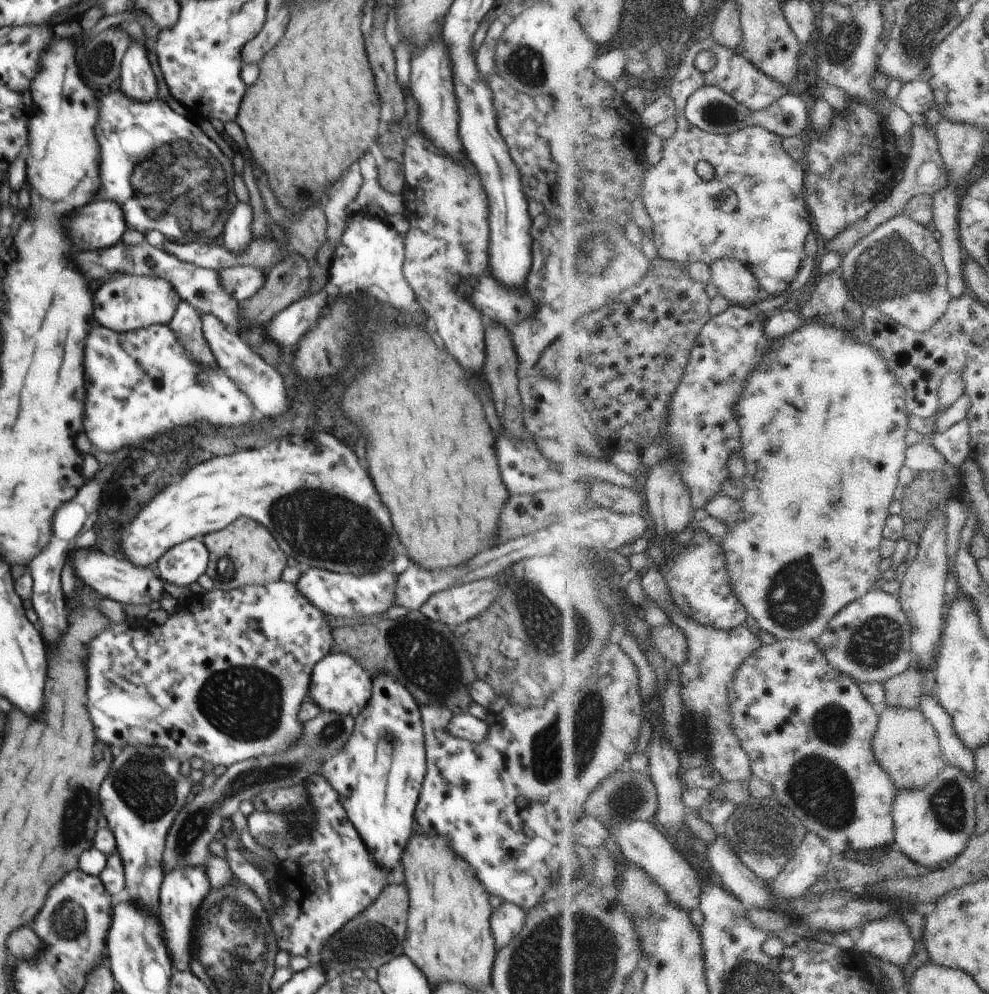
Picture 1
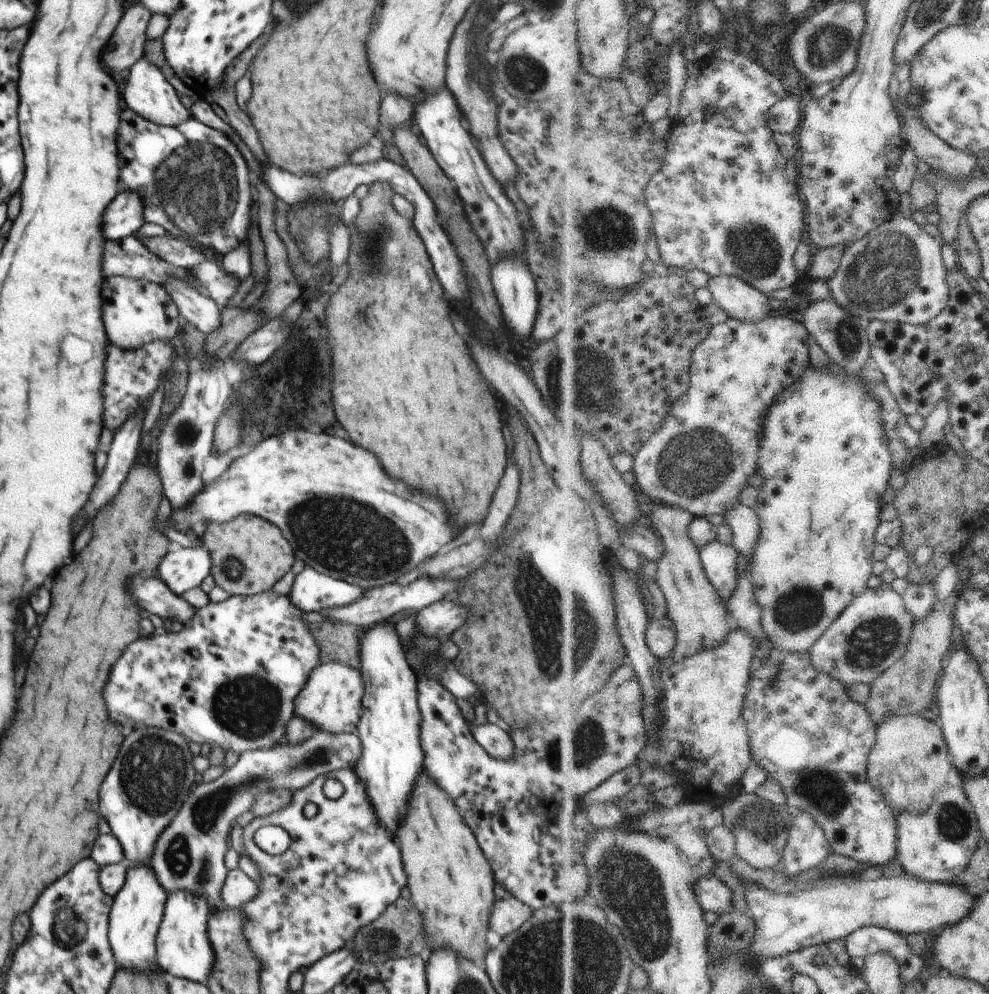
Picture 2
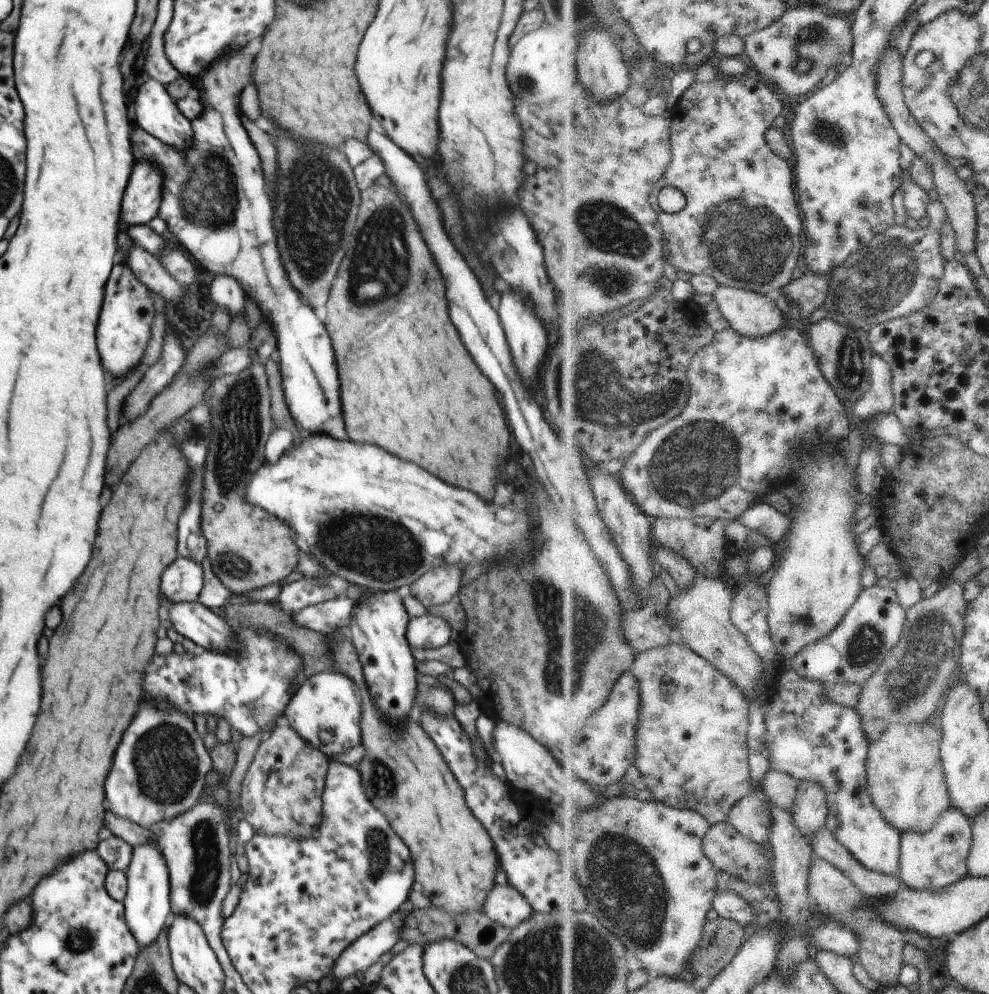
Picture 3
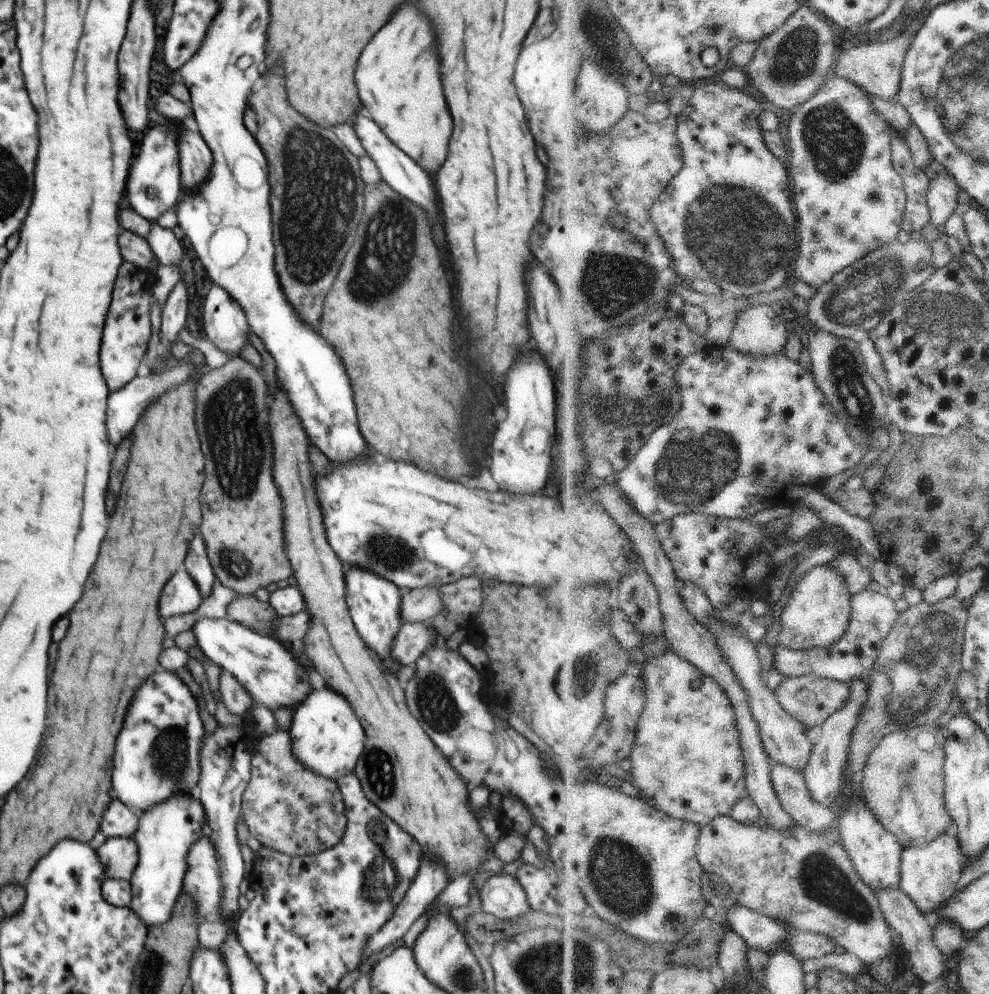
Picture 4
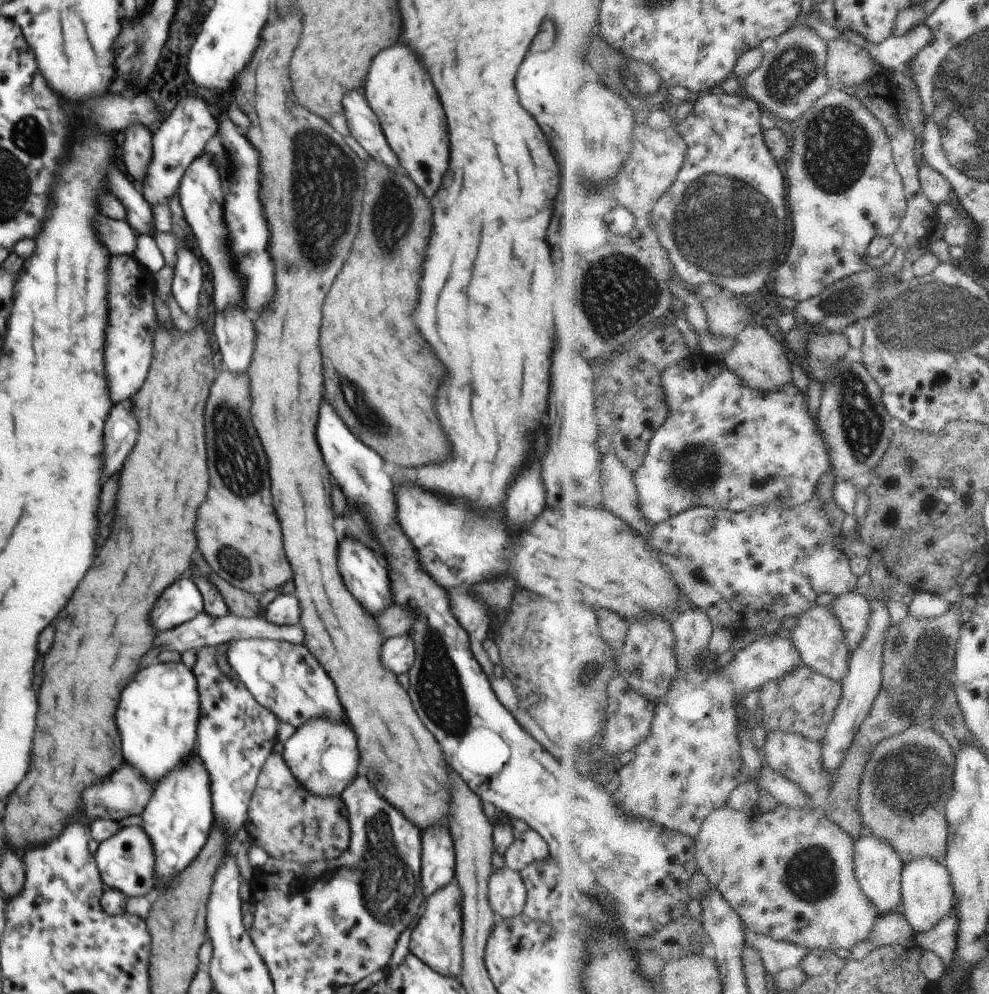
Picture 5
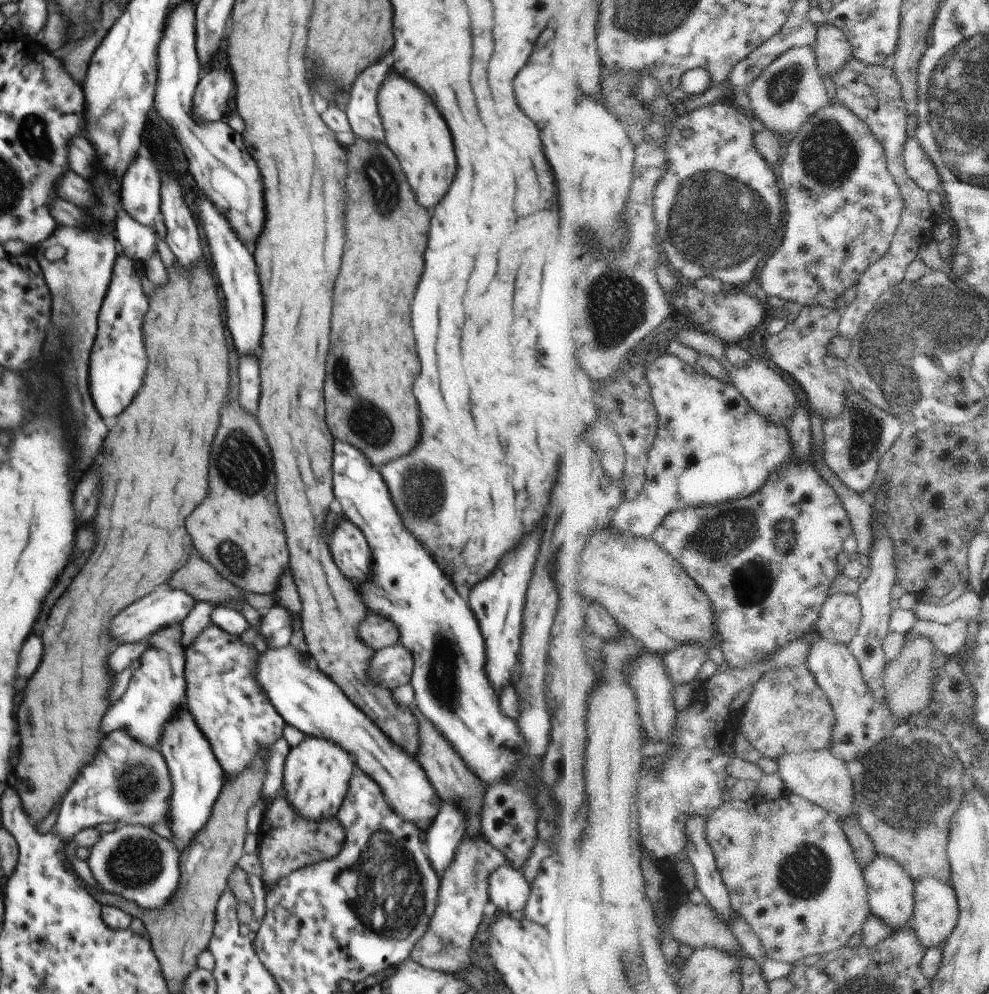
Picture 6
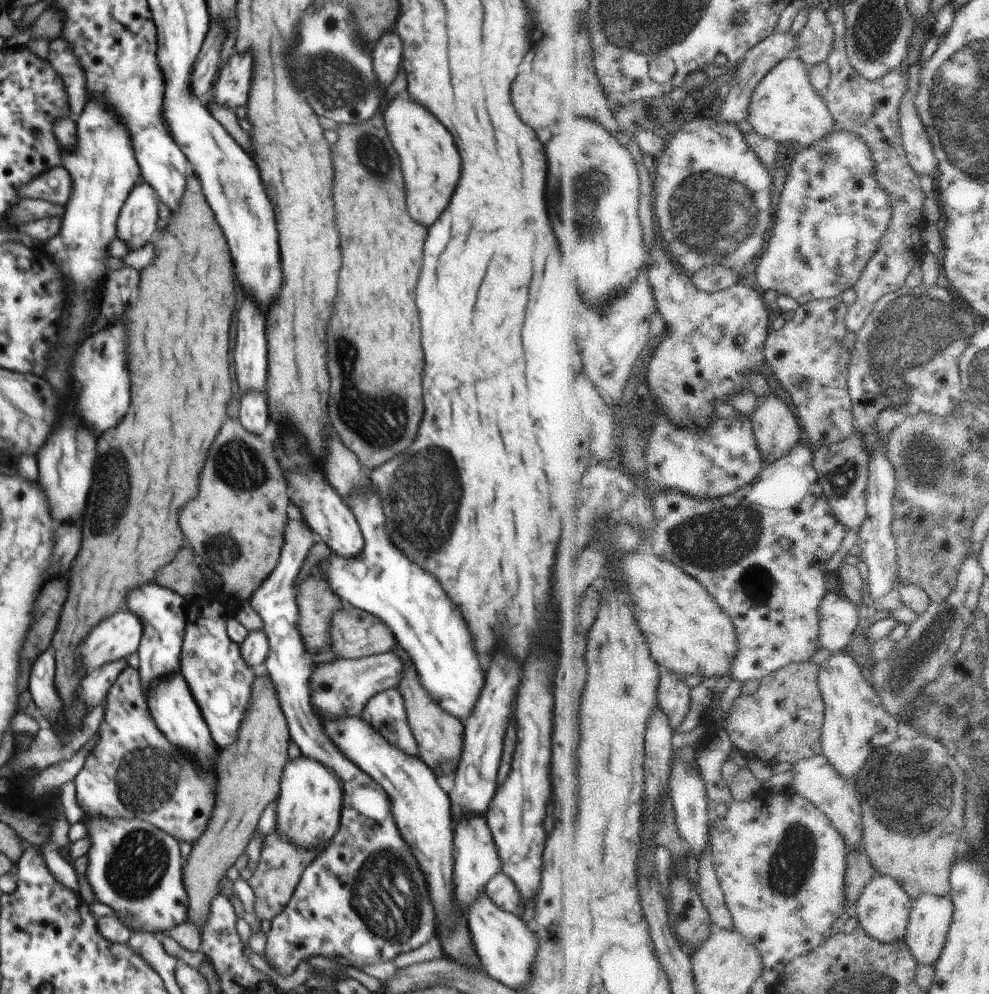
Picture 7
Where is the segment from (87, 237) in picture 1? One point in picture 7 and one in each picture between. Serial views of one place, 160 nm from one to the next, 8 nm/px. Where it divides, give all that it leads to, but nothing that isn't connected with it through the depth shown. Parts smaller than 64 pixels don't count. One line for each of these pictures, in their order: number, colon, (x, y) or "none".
2: (124, 217)
3: (142, 199)
4: (154, 185)
5: (181, 139)
6: (212, 95)
7: (232, 87)

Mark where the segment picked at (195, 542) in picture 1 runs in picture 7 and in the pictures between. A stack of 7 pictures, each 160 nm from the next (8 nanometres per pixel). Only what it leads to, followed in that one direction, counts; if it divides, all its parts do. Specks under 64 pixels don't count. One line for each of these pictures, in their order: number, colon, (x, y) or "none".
2: (184, 569)
3: (182, 582)
4: (181, 595)
5: (182, 602)
6: (160, 608)
7: (120, 635)

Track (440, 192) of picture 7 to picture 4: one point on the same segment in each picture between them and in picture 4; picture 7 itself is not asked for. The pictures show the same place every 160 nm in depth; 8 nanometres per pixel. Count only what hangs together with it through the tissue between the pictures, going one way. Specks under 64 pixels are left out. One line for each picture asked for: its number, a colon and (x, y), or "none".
4: (398, 81)
5: (398, 89)
6: (417, 134)

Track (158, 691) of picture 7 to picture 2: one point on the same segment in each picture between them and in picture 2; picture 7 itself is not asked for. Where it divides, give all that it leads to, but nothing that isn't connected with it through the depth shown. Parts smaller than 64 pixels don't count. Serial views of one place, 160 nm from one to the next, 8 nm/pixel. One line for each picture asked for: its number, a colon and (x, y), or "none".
2: (135, 917)
3: (147, 906)
4: (165, 831)
5: (178, 819)
6: (196, 777)

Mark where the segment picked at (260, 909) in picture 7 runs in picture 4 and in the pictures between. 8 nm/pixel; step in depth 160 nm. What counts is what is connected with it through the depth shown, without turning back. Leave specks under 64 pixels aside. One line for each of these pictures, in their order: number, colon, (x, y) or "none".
4: (305, 815)
5: (284, 819)
6: (286, 842)

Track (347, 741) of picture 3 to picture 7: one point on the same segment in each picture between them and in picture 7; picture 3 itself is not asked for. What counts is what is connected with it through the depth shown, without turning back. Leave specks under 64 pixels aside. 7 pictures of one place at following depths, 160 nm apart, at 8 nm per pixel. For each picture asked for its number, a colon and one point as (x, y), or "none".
4: (327, 738)
5: (323, 756)
6: (316, 774)
7: (309, 806)

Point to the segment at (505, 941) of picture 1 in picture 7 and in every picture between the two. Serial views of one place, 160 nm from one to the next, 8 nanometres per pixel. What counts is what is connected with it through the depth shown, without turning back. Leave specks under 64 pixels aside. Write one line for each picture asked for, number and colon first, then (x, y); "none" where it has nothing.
2: (507, 915)
3: (504, 904)
4: (502, 896)
5: (507, 894)
6: (509, 889)
7: (503, 892)

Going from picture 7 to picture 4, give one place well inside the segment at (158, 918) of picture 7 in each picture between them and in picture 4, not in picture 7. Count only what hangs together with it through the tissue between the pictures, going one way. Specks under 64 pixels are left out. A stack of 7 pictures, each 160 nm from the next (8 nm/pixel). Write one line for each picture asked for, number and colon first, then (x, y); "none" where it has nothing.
4: (119, 856)
5: (126, 861)
6: (133, 861)

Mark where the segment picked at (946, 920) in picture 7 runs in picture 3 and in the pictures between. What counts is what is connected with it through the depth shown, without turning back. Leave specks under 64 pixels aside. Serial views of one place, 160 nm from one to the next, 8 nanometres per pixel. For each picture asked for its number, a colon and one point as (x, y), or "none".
3: (935, 860)
4: (931, 873)
5: (930, 896)
6: (937, 912)

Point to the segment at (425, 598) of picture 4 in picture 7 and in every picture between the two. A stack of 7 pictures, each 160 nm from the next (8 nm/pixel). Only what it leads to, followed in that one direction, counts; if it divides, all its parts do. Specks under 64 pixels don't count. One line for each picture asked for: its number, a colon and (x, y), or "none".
5: (396, 620)
6: (379, 633)
7: (353, 633)

